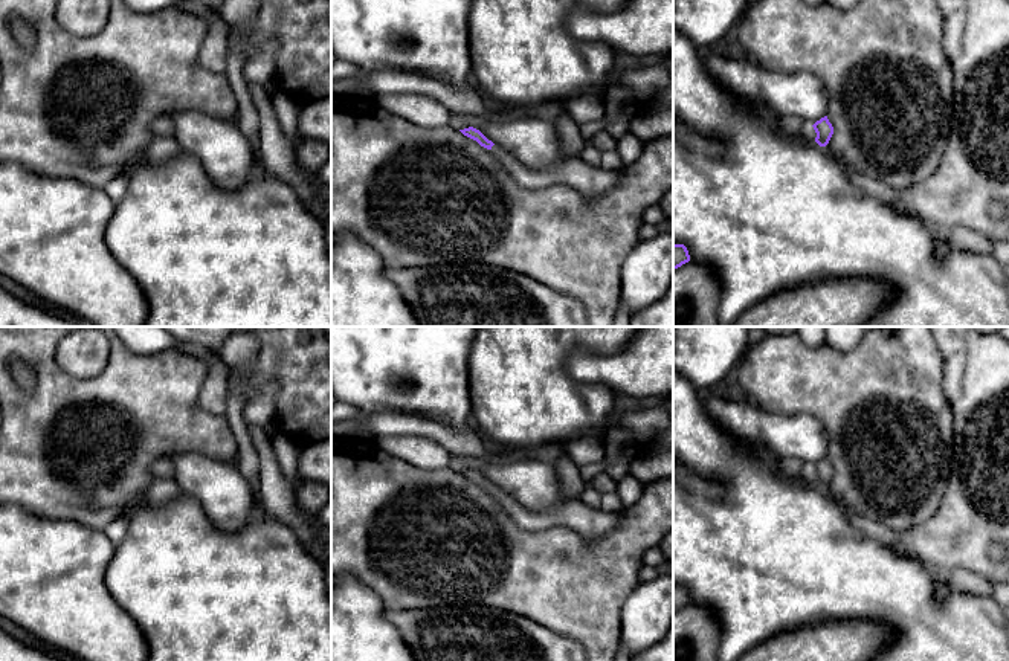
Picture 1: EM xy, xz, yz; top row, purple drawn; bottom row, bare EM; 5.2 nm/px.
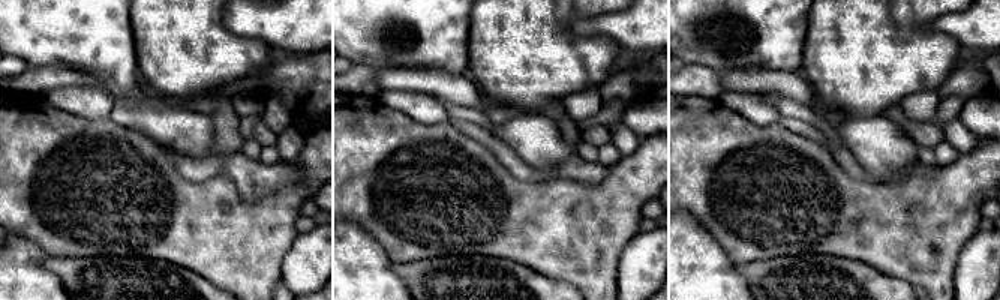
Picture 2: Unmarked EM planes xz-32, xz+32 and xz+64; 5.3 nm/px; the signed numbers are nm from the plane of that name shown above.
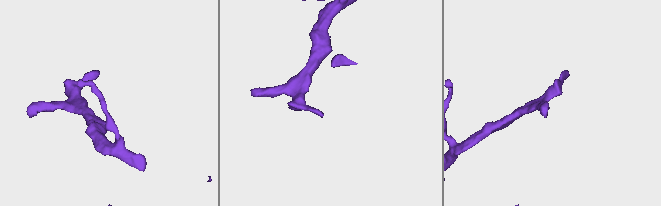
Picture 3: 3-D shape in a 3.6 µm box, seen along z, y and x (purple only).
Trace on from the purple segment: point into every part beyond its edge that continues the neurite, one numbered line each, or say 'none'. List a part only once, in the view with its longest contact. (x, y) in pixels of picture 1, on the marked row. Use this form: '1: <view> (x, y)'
1: xz (591, 182)

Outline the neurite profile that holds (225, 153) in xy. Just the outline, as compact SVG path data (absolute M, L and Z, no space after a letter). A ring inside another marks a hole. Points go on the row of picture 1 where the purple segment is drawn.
M198 110L171 113L172 136L154 136L145 151L151 163L162 163L180 153L192 154L211 180L224 191L237 191L249 179L253 154L237 124L218 121Z

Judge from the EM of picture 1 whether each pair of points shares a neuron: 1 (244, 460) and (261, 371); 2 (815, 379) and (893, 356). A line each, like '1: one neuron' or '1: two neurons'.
1: two neurons
2: one neuron

